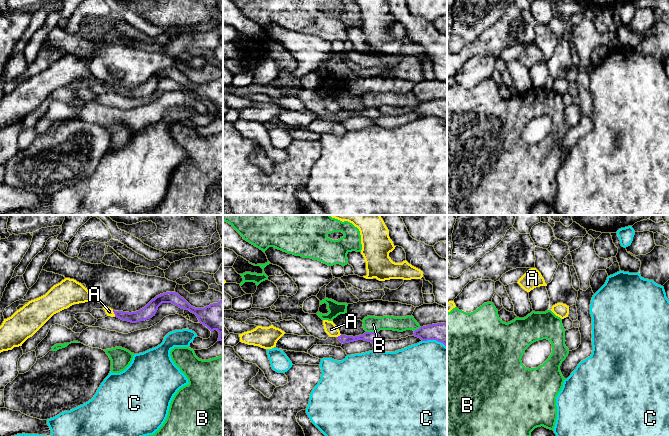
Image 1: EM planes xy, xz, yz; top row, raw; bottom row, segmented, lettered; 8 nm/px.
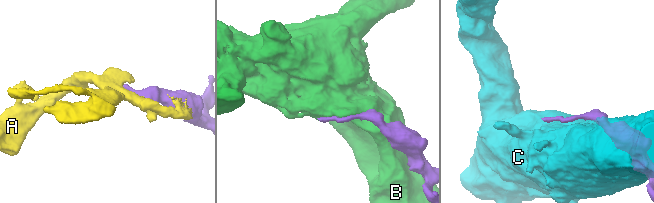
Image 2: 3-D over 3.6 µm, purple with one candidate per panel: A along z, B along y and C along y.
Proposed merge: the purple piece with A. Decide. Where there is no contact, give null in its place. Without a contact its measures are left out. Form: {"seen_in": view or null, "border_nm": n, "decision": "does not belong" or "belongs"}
{"seen_in": "xy", "border_nm": 60, "decision": "does not belong"}

